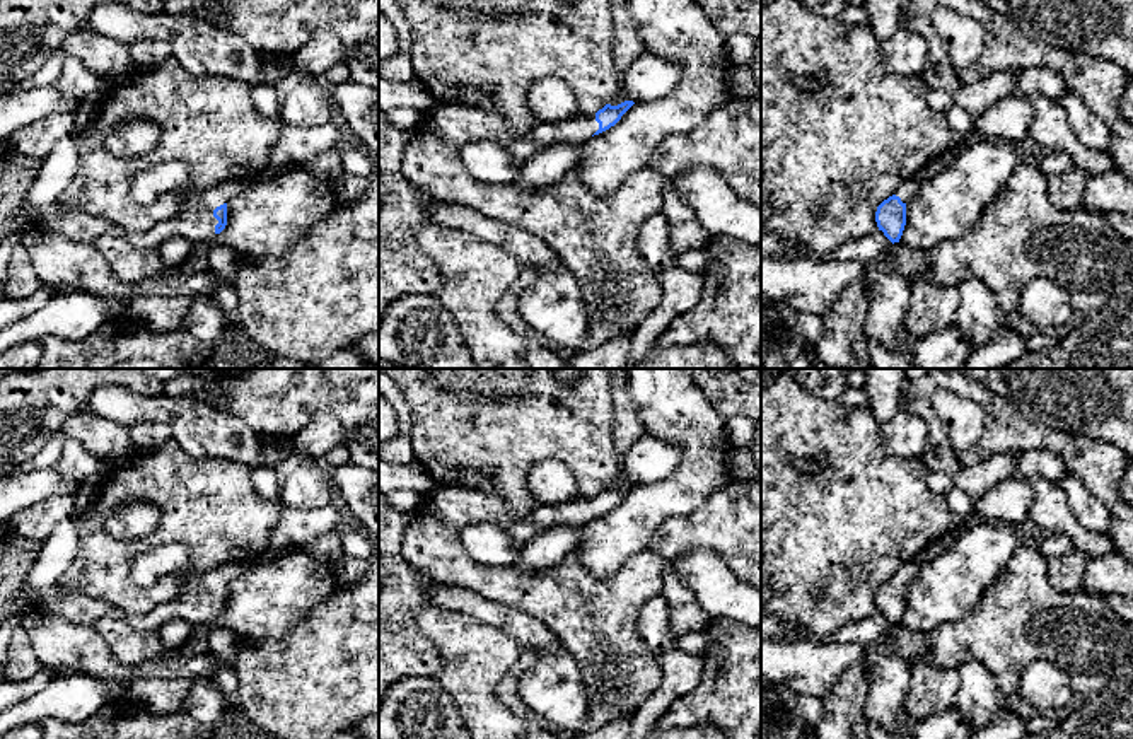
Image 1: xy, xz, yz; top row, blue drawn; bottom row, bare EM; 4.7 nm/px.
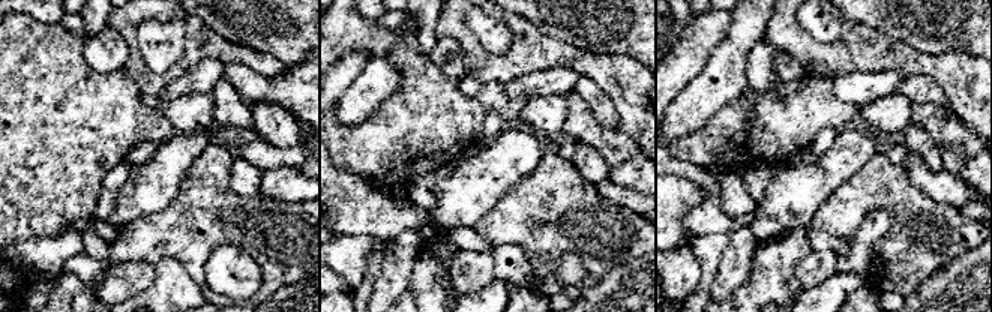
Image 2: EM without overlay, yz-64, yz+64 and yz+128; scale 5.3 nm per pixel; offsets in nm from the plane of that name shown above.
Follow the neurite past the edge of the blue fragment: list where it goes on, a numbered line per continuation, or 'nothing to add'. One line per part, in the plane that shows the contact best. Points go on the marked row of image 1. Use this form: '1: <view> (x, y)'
1: xy (195, 221)

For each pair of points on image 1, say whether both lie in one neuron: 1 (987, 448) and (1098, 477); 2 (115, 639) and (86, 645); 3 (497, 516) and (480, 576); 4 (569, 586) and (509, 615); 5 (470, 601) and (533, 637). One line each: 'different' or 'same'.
1: same
2: different
3: different
4: different
5: same

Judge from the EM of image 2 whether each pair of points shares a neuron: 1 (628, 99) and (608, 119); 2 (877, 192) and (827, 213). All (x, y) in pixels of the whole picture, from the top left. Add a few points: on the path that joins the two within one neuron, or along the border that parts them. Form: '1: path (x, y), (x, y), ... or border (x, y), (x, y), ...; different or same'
1: border (595, 83), (610, 99), (622, 128); different
2: path (865, 192), (839, 213); same

